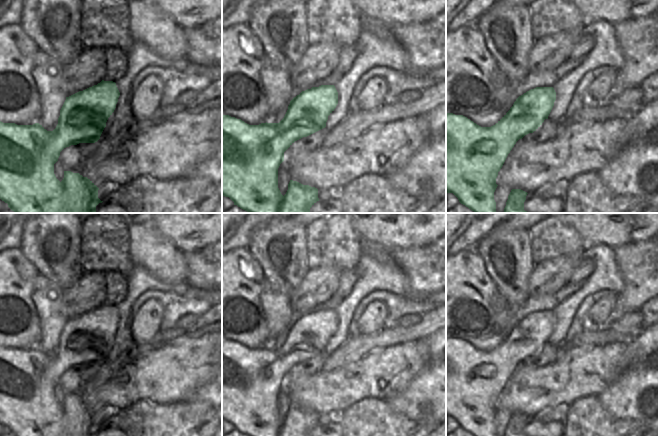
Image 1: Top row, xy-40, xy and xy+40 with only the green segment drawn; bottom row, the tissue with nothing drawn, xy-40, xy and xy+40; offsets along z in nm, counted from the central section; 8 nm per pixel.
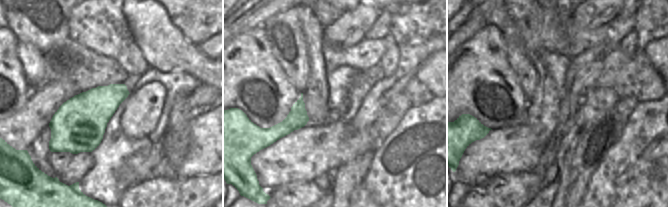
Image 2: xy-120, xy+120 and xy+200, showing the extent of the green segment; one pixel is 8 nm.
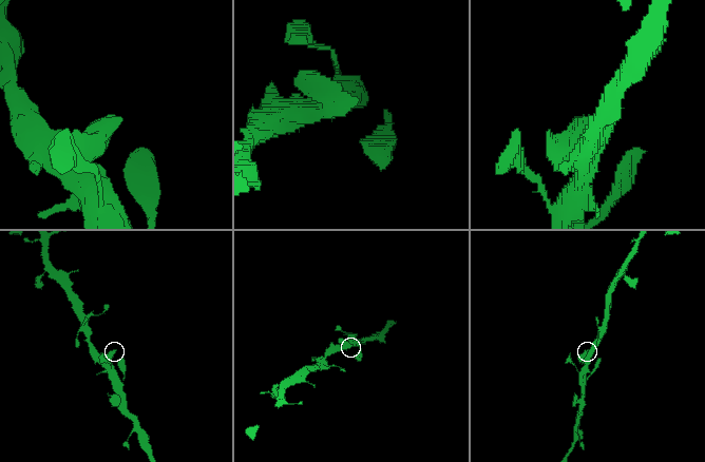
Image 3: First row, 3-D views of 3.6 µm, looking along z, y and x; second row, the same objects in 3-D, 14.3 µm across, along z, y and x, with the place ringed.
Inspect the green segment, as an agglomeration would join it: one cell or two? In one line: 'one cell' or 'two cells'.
one cell

